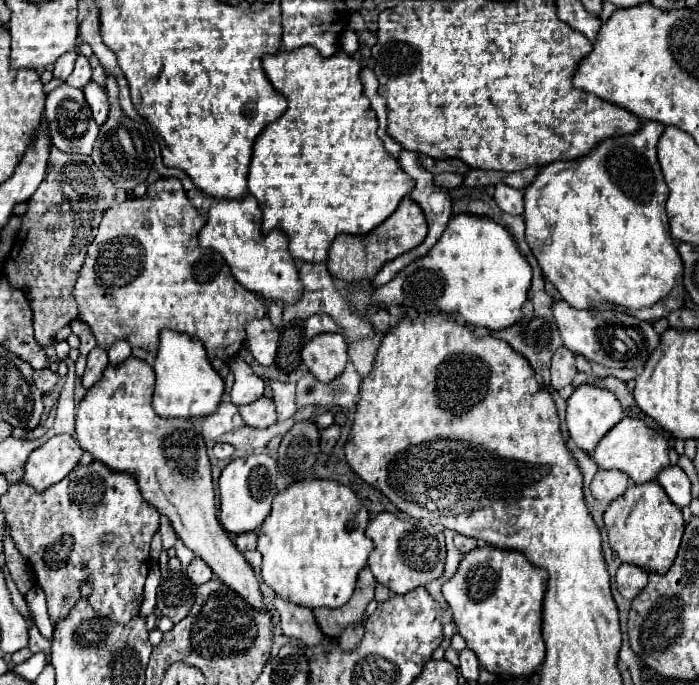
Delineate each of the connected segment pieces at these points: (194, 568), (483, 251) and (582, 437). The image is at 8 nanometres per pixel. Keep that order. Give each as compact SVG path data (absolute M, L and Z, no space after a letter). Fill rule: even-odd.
M194 558L194 560L190 562L190 566L188 566L188 578L190 578L196 586L206 584L212 576L214 576L214 574L212 574L212 568L210 568L202 558Z
M458 214L450 218L448 228L444 230L442 238L436 242L432 252L428 252L428 256L416 260L416 264L410 264L410 268L404 268L400 276L384 284L382 288L376 288L372 296L376 302L414 308L420 316L444 312L454 318L462 318L464 322L474 324L474 326L484 326L490 330L504 330L522 318L522 304L528 298L530 276L532 276L532 268L526 262L526 258L518 252L506 228L502 228L490 218Z
M582 384L580 388L576 388L572 392L572 396L568 398L568 410L566 410L566 424L568 424L568 432L570 438L576 442L576 446L584 452L592 452L596 448L596 444L602 440L602 436L612 430L612 426L616 422L620 422L624 418L624 410L618 402L618 398L606 390L606 388L598 388L598 386L590 386L590 384Z

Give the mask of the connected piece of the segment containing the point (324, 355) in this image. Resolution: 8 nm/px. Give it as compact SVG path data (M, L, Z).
M340 332L316 336L302 348L302 360L320 382L336 380L348 362L344 336Z

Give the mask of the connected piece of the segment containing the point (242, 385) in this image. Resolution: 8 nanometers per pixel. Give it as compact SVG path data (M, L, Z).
M232 358L230 370L234 372L234 386L230 392L232 404L250 404L264 394L264 380L258 378L242 358Z

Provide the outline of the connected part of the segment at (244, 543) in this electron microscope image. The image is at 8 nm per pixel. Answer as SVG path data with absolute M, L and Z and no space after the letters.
M246 532L246 534L240 534L240 536L236 536L236 548L240 550L240 552L246 552L246 550L256 550L256 532Z

